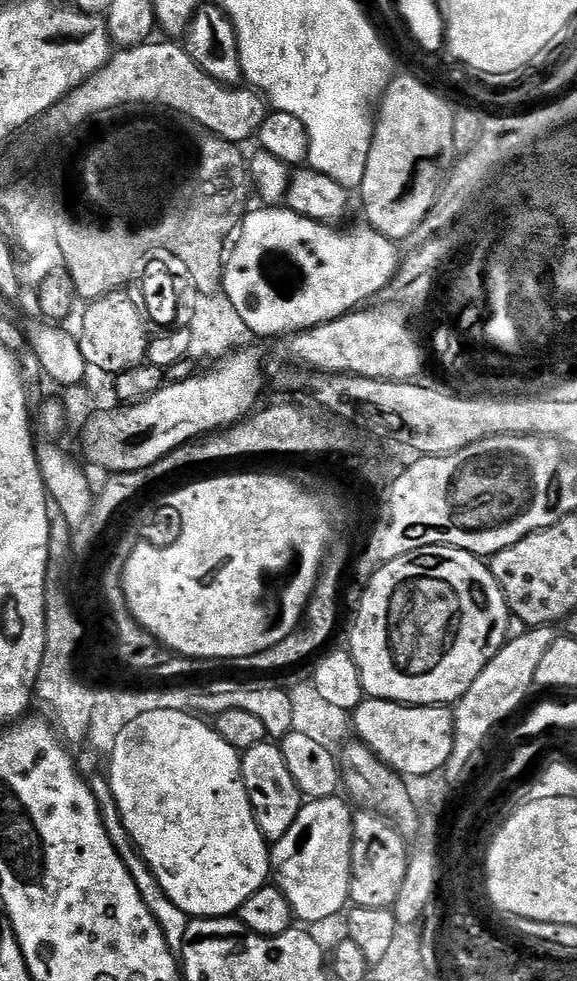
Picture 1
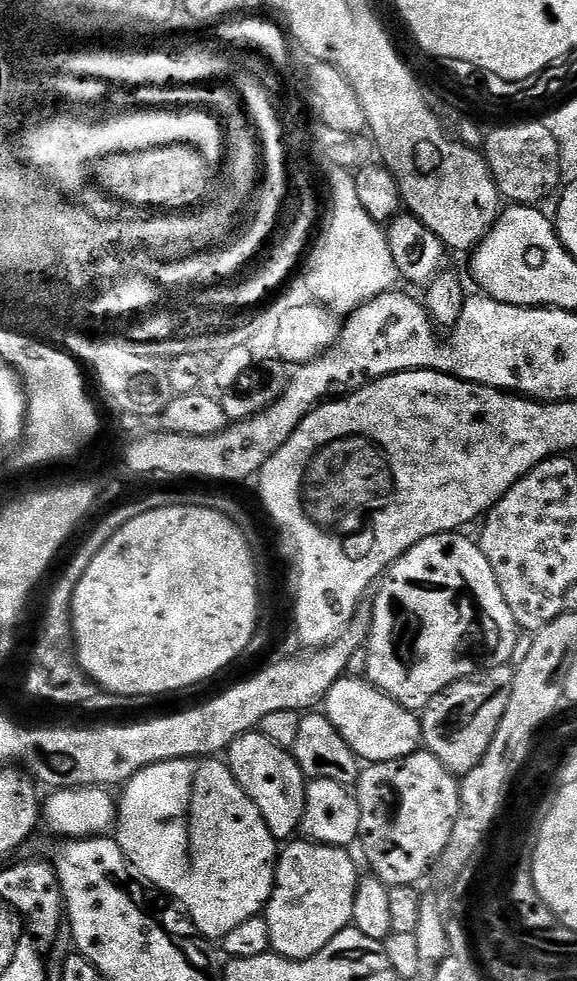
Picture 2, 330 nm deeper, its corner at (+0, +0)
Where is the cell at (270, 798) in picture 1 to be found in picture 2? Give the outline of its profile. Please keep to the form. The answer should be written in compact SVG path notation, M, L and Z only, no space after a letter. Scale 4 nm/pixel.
M259 730L245 732L226 750L226 763L242 790L262 814L277 842L288 842L300 832L306 806L306 778L289 749L270 742Z

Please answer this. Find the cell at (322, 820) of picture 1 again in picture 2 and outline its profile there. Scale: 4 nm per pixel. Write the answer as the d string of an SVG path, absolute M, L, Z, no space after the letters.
M303 838L293 839L291 842L283 845L276 862L276 885L272 891L272 896L268 900L268 906L264 909L262 915L264 921L270 926L271 951L278 956L285 956L287 960L308 960L314 954L318 954L342 929L352 924L352 915L354 914L354 902L356 887L358 883L358 873L356 874L356 864L352 861L351 851L348 848L335 848L329 844L313 844L311 840Z

